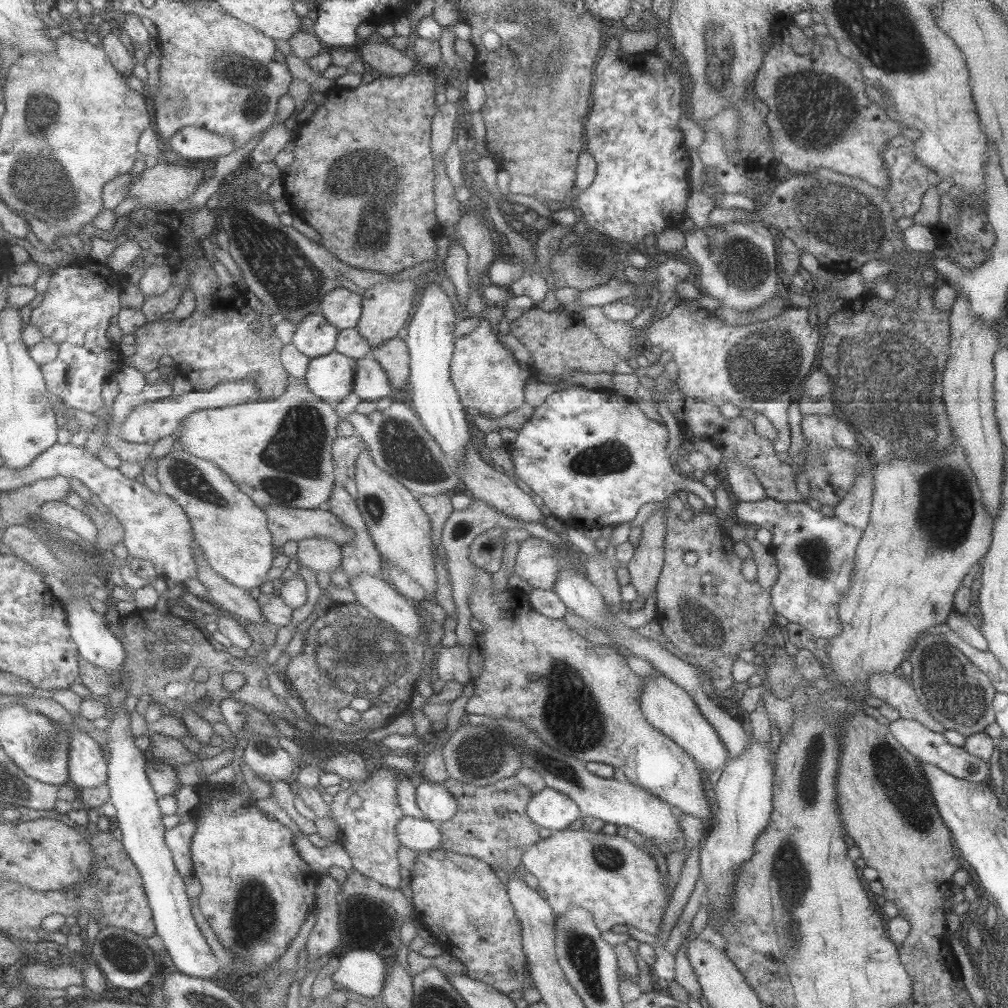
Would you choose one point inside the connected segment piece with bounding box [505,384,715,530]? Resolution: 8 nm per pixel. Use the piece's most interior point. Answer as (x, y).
(594, 458)

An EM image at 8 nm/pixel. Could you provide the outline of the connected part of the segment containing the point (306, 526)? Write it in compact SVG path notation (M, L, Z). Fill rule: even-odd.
M273 504L265 506L265 512L268 514L270 531L274 537L274 546L280 551L287 542L303 541L307 538L327 538L332 542L339 543L341 546L353 543L356 540L356 530L347 527L339 516L331 510L321 509L298 509L291 506L281 506Z

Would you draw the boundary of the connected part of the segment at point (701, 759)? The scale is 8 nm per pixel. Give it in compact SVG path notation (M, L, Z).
M661 674L642 678L640 709L645 721L679 745L699 766L704 776L719 770L727 761L727 749L717 731L703 718L691 696Z

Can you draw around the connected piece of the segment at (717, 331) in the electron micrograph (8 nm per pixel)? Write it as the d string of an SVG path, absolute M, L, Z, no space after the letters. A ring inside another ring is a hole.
M684 298L679 299L679 301L685 301L685 303L672 306L670 310L664 312L664 315L661 316L661 318L659 317L657 321L653 321L653 324L649 324L647 328L643 329L643 331L639 331L639 333L633 332L633 336L631 337L641 335L643 338L646 338L651 345L657 346L662 351L664 350L671 354L671 360L675 362L675 366L677 367L676 385L686 397L691 398L692 400L711 404L714 407L719 407L721 404L730 402L741 410L743 408L750 408L755 413L765 416L776 430L776 438L772 442L773 452L775 452L777 458L782 463L788 463L789 440L791 440L791 438L789 437L789 425L787 424L787 406L789 406L789 403L793 400L793 398L796 398L801 391L802 385L806 380L806 376L809 374L809 370L811 370L811 362L813 362L815 354L817 354L817 340L819 340L818 327L816 325L811 326L807 320L809 311L804 308L783 305L783 307L785 307L785 311L781 312L781 314L776 317L762 321L757 320L756 322L753 322L753 324L747 324L745 326L729 326L725 325L718 316L713 314L713 311L709 312L707 309L693 308L689 303L689 300L687 302L687 299Z

